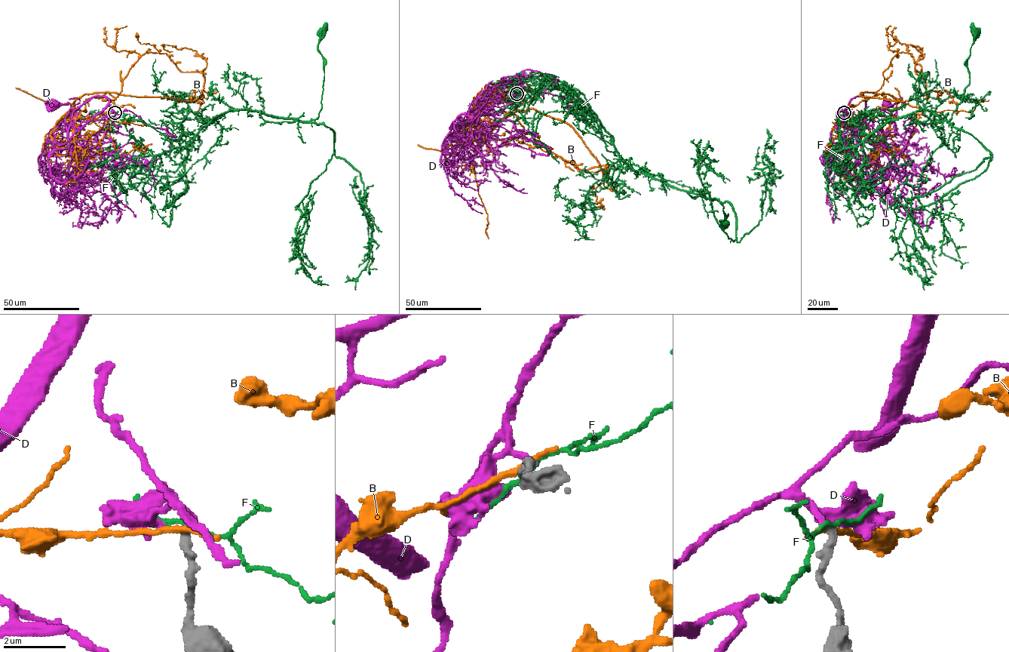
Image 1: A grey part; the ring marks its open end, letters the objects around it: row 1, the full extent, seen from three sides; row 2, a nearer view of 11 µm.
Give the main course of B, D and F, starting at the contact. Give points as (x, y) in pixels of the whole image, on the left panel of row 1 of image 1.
B: (114, 112), (75, 118), (70, 110), (99, 92), (194, 100), (203, 76), (145, 52), (114, 99), (84, 101)
D: (115, 112), (88, 121), (76, 130), (73, 118), (66, 128), (64, 118), (79, 99), (53, 104)
F: (115, 112), (151, 126), (174, 148), (185, 147), (211, 120), (231, 110), (314, 120), (322, 107), (322, 33)

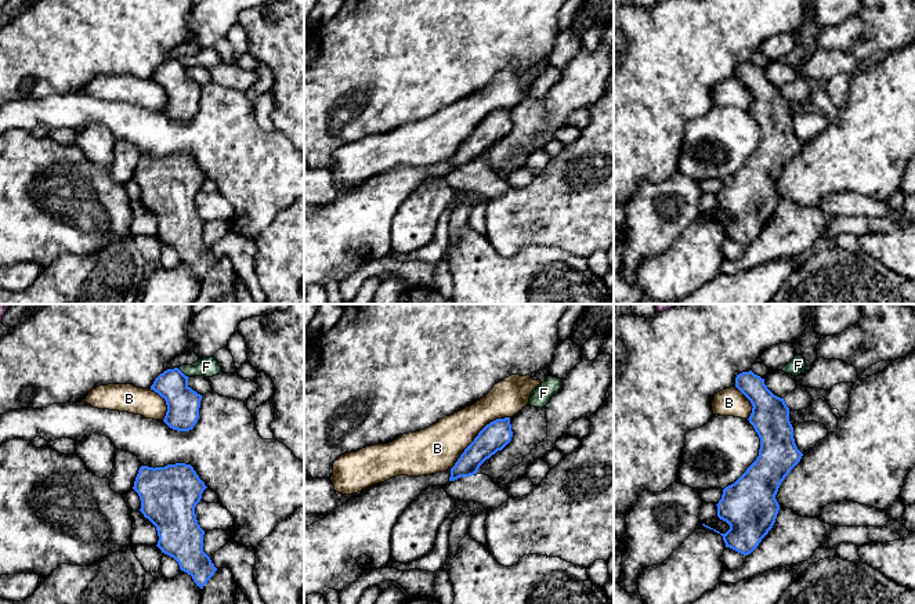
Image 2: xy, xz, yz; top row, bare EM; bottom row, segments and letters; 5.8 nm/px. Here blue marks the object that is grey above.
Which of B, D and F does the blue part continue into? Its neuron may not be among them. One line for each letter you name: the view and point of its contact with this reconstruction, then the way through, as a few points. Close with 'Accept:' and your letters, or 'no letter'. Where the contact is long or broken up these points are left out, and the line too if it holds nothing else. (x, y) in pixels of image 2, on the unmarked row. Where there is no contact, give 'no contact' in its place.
D: no contact
Accept: D

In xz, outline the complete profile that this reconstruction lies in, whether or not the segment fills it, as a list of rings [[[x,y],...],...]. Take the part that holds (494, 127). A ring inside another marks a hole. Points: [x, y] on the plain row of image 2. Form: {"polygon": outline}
{"polygon": [[[510,108],[496,109],[487,115],[451,159],[449,171],[474,166],[487,149],[511,131],[511,127]]]}

